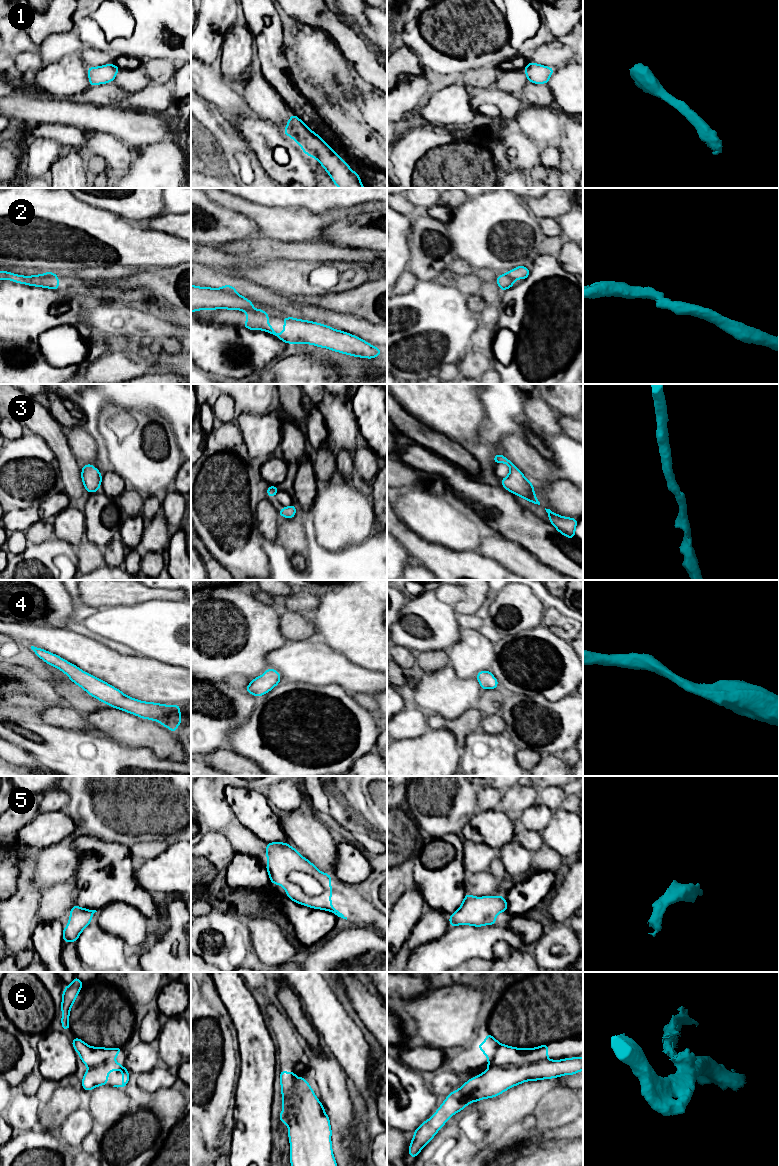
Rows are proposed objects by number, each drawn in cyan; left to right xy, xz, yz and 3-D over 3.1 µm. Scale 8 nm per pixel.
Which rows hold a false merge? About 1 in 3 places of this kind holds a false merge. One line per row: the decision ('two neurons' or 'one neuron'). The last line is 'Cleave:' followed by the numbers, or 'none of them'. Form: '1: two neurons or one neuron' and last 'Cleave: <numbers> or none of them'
1: one neuron
2: two neurons
3: one neuron
4: one neuron
5: one neuron
6: two neurons
Cleave: 2, 6

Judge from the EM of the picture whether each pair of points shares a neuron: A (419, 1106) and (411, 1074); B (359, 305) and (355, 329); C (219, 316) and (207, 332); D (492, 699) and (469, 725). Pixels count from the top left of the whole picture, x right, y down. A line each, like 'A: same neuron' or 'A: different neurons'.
A: same neuron
B: different neurons
C: different neurons
D: different neurons

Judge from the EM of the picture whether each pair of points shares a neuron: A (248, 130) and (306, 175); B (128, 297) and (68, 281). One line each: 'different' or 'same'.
A: same
B: same

